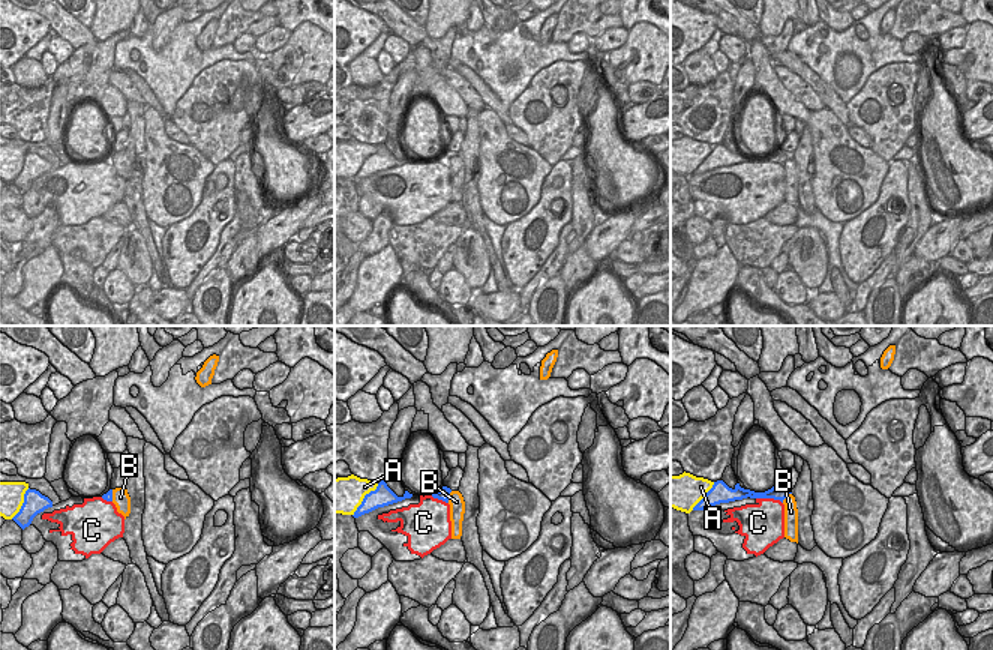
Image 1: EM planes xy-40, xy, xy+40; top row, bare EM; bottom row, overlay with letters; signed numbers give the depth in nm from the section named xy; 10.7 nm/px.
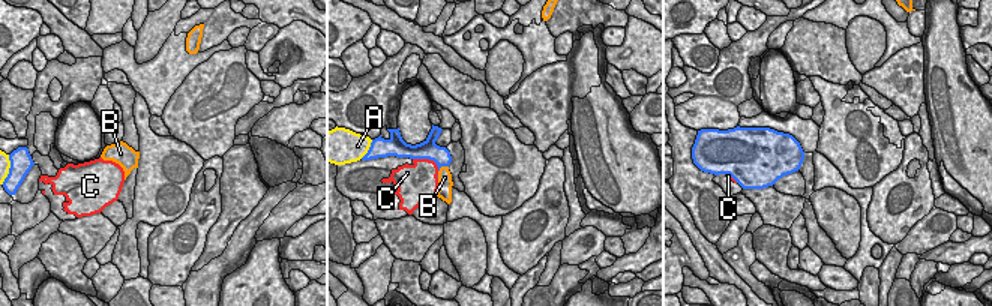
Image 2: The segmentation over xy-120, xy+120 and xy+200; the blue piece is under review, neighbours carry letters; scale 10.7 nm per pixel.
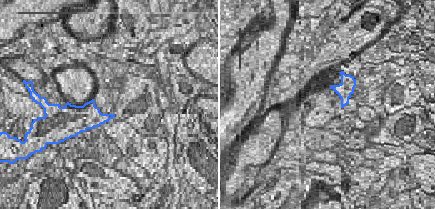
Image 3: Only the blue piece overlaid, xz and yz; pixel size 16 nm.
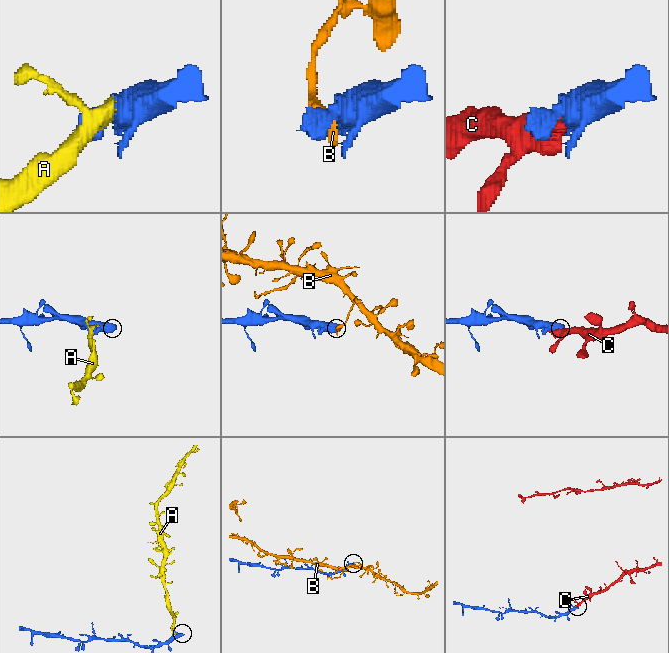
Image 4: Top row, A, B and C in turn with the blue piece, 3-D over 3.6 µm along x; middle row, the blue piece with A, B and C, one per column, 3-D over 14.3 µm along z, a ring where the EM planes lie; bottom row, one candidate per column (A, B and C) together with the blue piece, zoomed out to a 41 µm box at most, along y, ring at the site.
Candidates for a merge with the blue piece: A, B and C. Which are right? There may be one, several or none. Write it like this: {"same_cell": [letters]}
{"same_cell": ["C"]}

